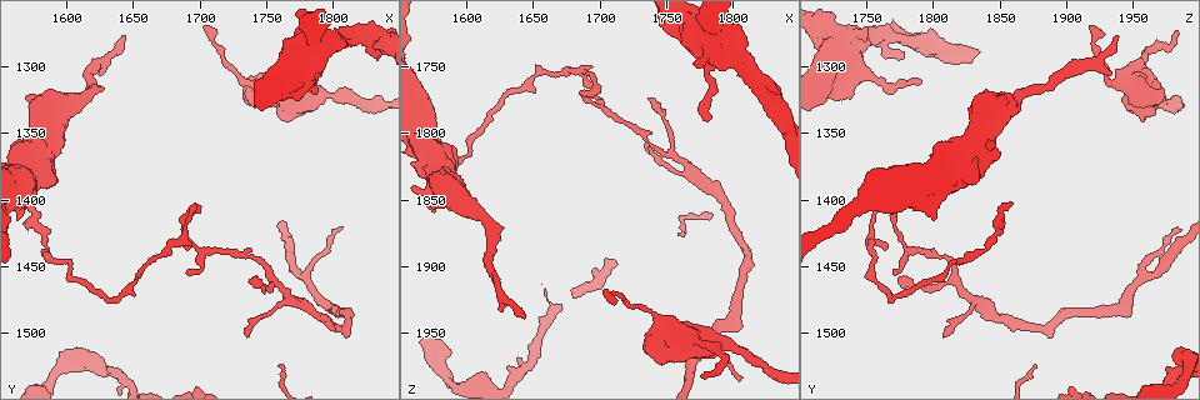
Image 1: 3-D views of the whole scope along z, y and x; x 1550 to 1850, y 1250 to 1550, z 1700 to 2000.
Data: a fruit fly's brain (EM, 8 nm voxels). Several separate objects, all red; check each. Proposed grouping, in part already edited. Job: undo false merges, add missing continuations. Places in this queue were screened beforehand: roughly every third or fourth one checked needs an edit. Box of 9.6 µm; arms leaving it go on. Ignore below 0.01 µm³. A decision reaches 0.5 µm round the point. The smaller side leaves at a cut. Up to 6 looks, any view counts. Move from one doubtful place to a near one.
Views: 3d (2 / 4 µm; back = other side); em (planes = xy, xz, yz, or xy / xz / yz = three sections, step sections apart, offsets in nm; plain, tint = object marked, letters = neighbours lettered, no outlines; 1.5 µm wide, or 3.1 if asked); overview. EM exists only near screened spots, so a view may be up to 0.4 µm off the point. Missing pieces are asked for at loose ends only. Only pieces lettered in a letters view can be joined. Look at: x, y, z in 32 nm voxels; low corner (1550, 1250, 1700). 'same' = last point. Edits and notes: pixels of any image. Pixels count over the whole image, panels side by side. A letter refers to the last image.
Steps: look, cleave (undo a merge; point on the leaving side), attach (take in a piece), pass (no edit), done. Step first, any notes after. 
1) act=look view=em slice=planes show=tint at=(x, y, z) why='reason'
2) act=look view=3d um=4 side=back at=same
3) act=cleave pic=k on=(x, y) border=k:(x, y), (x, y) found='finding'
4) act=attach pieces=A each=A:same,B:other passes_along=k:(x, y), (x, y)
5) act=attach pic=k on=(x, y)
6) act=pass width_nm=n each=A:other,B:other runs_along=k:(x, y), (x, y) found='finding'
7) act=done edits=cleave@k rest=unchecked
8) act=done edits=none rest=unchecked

act=look view=3d um=2 at=(1628, 1304, 1934) why='branch stops here'

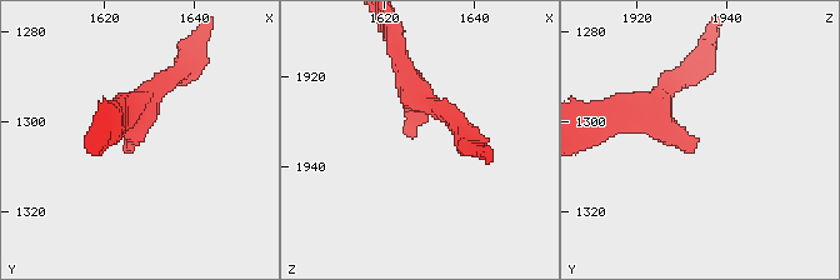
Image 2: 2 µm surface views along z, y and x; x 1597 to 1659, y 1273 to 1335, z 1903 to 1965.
act=look view=em slice=xy step=4 show=tint at=(1627, 1305, 1934) arm_widths_nm=170,190 why='shape alone is not enough'

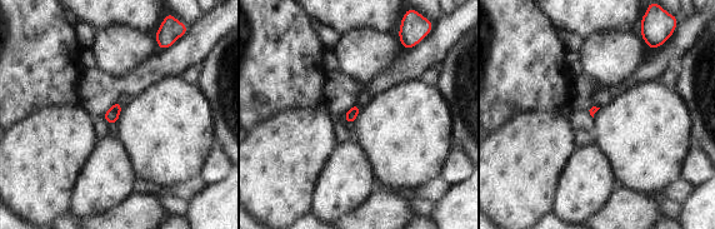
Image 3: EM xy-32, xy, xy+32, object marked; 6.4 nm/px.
act=look view=em slice=planes show=letters at=same why='cut it another way'

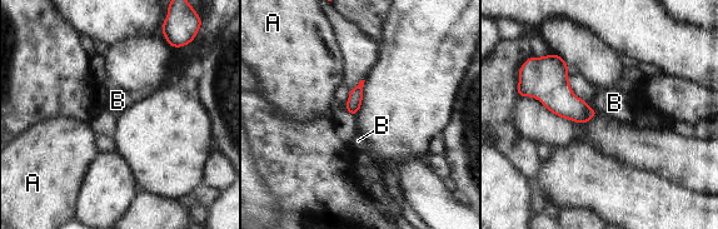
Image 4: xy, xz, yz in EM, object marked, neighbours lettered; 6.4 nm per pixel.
act=attach pieces=B each=A:other,B:same found='it goes on there'

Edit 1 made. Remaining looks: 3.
act=look view=em slice=planes show=tint at=(1754, 1458, 1814) why='three arms meet'

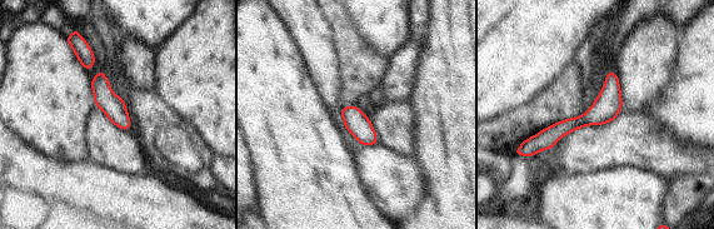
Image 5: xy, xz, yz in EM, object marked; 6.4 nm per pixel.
act=look view=em slice=planes show=letters at=same

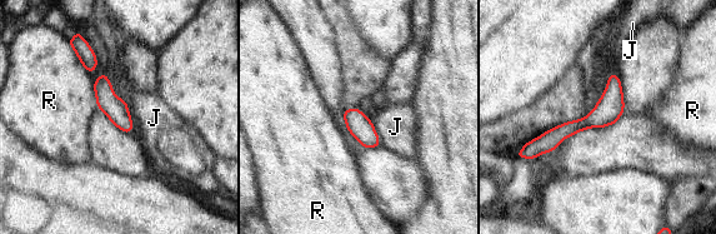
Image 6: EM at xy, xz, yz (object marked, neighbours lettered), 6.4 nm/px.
act=pass each=J:other,R:other border=6:(370, 120), (380, 145) found='continuous, no second cell'

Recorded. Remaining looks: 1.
act=done edits=attach@4 rest=unchecked

